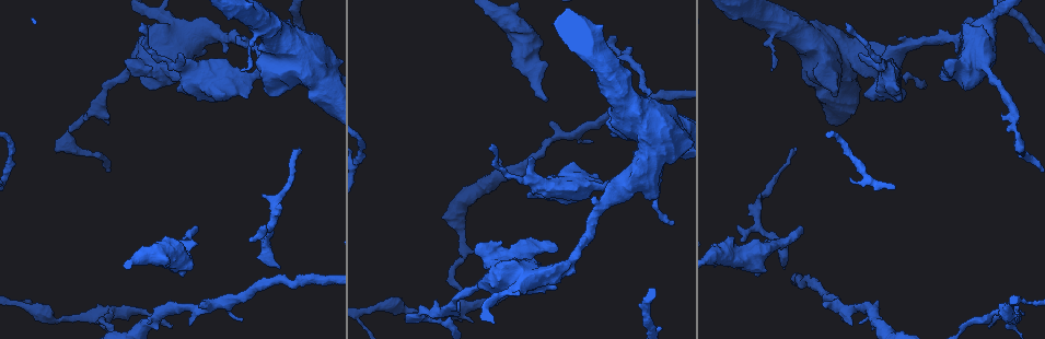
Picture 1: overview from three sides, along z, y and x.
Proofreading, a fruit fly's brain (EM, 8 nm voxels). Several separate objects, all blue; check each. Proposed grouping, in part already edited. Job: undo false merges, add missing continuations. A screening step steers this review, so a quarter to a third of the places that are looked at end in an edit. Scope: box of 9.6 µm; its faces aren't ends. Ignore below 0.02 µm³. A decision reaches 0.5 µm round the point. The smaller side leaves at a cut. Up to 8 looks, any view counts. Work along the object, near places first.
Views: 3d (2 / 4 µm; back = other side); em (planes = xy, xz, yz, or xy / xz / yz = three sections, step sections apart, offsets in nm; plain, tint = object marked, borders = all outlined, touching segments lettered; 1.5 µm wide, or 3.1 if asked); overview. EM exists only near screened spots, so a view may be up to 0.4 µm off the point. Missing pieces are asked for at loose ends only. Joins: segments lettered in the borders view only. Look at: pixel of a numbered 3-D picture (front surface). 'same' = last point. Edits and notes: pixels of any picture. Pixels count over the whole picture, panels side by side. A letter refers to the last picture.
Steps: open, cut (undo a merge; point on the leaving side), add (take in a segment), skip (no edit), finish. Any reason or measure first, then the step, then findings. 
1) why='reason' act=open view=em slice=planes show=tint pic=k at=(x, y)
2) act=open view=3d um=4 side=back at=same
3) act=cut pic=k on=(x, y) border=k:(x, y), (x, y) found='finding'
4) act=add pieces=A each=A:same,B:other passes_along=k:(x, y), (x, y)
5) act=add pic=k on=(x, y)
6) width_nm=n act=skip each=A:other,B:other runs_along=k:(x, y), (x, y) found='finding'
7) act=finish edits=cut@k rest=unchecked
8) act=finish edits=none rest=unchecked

act=open view=em slice=planes show=borders pic=1 at=(250, 239)

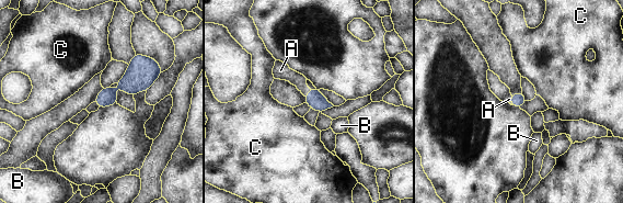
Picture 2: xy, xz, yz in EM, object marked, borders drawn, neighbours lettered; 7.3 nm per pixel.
act=add pieces=A each=A:same,B:other,C:other found='it goes on there'

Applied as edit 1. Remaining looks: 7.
why='free end' act=open view=3d um=2 side=back pic=1 at=(195, 227)

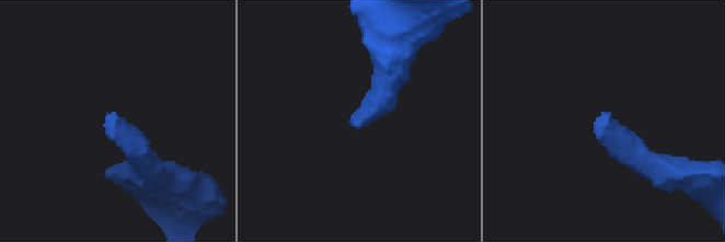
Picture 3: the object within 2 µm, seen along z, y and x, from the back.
why='now the EM' act=open view=em slice=planes show=borders pic=3 at=(352, 118)

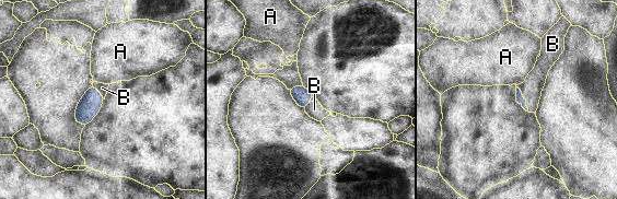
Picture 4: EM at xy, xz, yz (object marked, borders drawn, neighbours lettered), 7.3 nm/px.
act=add pieces=B each=A:other,B:same passes_along=4:(521, 100), (524, 98), (532, 88) found='the neuron continues'

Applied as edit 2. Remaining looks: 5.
why='free end' act=open view=em slice=planes show=borders pic=1 at=(794, 147)

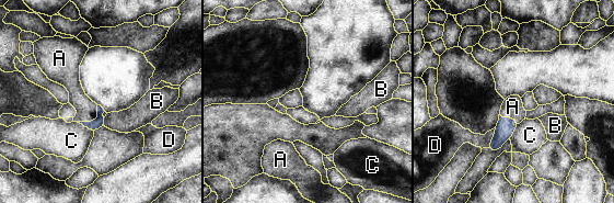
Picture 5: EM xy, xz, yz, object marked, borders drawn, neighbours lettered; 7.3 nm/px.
act=add pieces=A each=A:same,B:other,C:other,D:other passes_along=5:(92, 125), (93, 121), (87, 110) found='it goes on there'

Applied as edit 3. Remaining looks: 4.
act=finish edits=add@2,add@4,add@5 rest=unchecked

